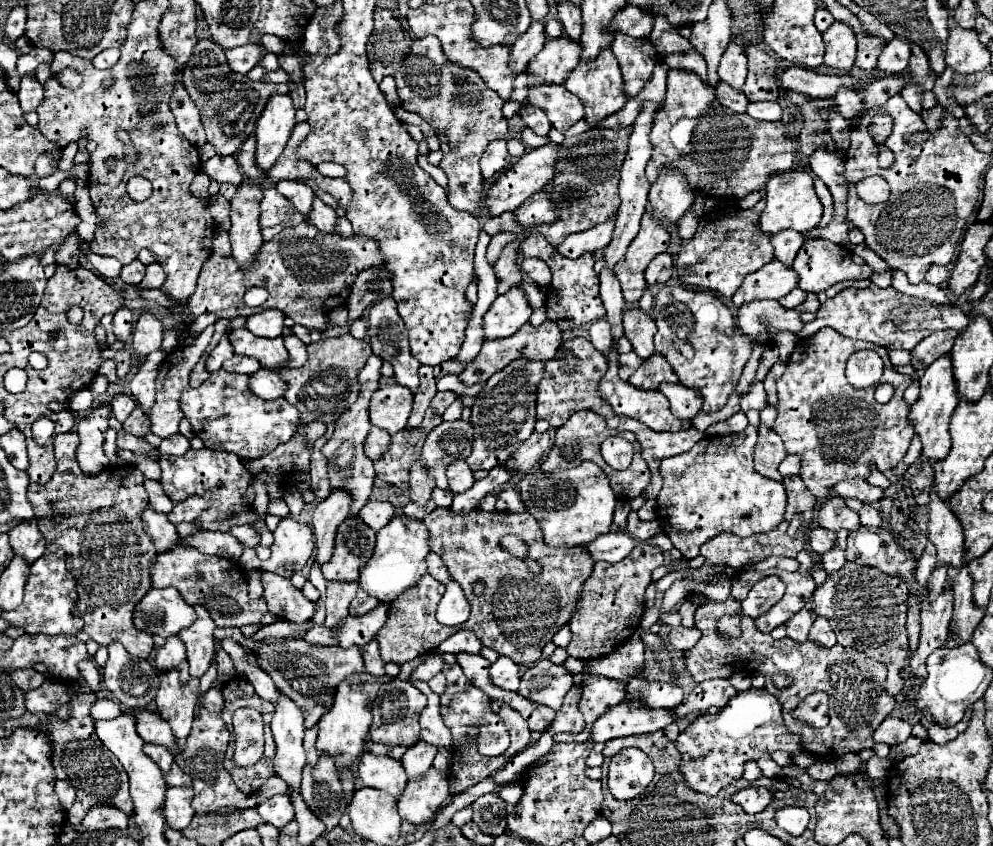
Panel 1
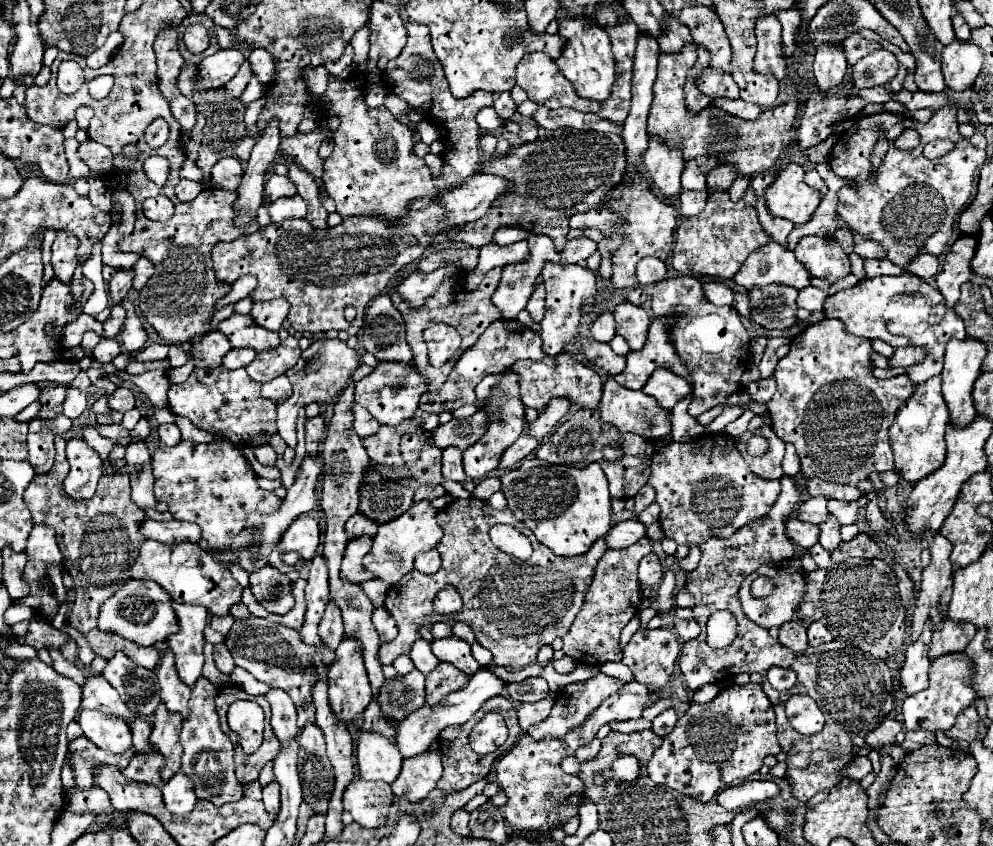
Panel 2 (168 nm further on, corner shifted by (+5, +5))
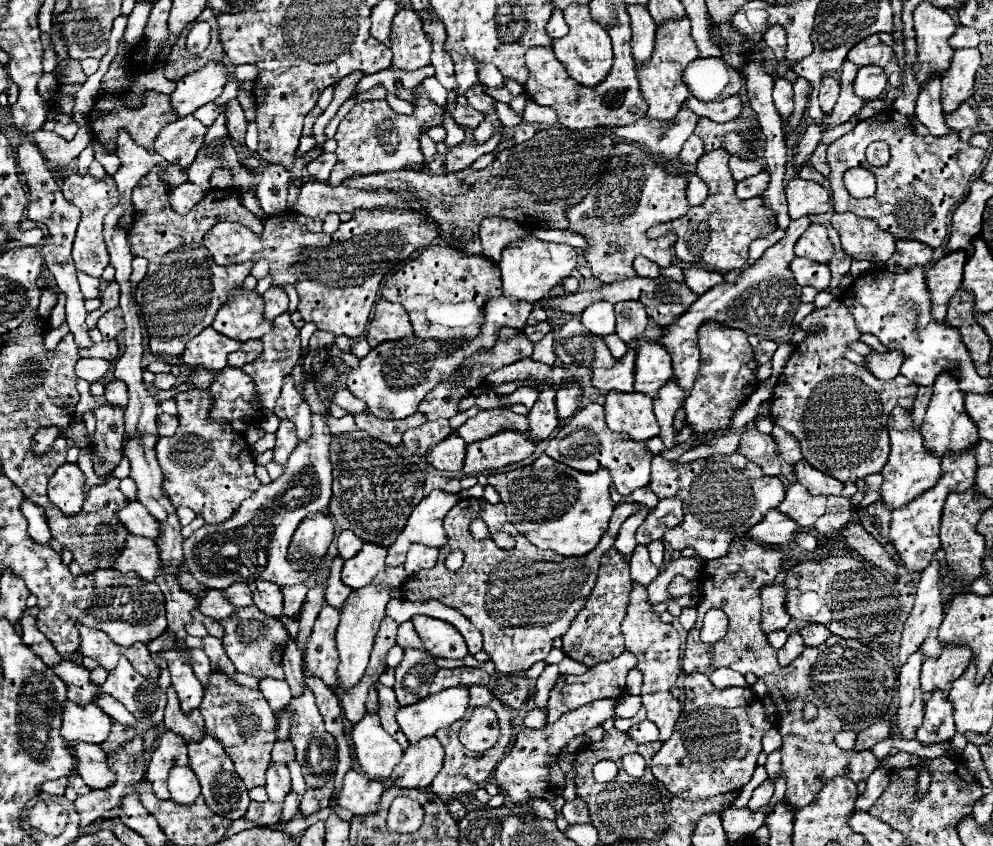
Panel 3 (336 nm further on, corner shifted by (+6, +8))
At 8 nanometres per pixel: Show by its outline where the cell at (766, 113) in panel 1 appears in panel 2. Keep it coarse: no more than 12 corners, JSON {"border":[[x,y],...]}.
{"border":[[715,99],[713,105],[741,119],[757,119],[761,107],[743,99]]}

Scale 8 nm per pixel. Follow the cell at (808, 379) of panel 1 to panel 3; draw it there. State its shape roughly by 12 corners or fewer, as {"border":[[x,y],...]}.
{"border":[[840,300],[800,328],[770,400],[802,456],[840,482],[882,470],[888,416],[918,386],[844,358]]}

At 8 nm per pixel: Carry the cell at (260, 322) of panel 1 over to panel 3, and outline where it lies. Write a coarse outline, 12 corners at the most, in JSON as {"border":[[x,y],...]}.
{"border":[[282,286],[264,292],[264,318],[274,320],[288,310]]}

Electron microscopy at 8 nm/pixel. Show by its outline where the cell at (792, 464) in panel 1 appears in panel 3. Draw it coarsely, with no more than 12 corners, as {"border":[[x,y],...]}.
{"border":[[774,424],[772,438],[788,464],[802,460],[800,442]]}

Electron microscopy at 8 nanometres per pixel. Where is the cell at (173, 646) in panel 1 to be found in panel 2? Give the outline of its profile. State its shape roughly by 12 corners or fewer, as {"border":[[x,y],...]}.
{"border":[[171,649],[155,673],[167,709],[187,717],[189,691],[177,677]]}

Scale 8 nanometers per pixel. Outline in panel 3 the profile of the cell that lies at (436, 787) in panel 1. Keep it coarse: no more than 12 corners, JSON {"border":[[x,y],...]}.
{"border":[[436,736],[412,744],[388,784],[428,788],[442,768]]}

